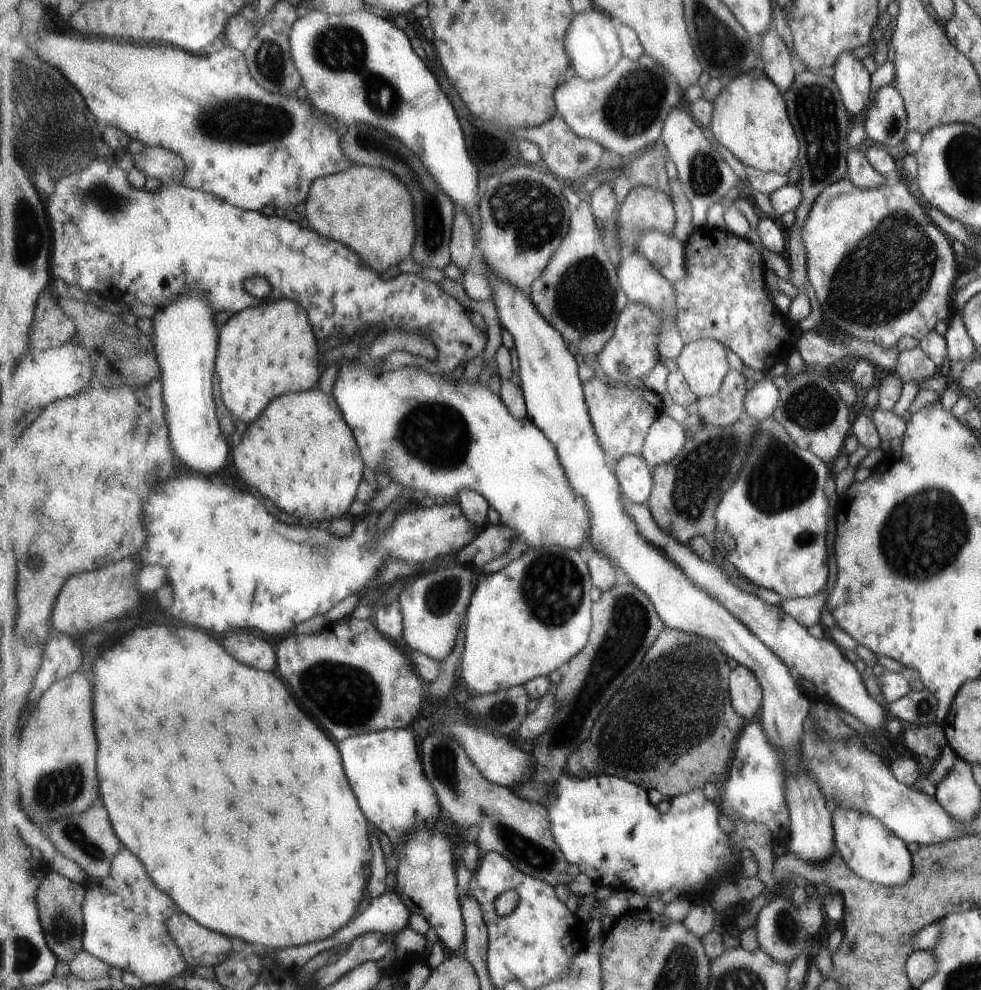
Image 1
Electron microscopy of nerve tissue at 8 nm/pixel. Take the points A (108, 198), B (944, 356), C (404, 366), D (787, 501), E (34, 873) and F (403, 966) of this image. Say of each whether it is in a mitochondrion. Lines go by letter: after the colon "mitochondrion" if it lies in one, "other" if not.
A: mitochondrion
B: other
C: other
D: mitochondrion
E: other
F: other

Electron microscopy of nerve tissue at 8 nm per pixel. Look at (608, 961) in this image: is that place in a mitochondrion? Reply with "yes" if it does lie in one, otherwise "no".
no

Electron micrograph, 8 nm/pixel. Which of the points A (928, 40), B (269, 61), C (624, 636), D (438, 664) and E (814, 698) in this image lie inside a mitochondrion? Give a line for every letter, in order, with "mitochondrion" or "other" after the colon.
A: other
B: mitochondrion
C: mitochondrion
D: other
E: other

